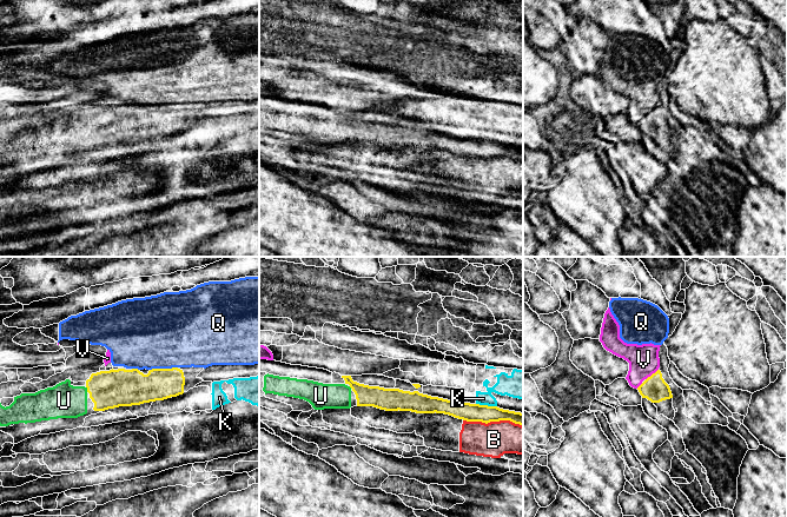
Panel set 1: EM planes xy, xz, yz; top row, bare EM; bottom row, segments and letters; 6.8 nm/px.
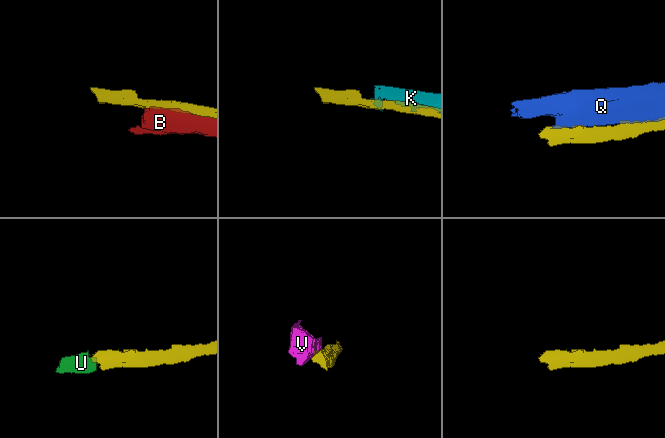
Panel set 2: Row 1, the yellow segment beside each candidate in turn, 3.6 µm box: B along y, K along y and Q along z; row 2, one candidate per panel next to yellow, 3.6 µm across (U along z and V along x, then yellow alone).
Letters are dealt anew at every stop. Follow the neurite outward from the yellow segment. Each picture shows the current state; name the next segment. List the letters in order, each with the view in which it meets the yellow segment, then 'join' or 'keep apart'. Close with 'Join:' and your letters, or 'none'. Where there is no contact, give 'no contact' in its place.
B: meets yellow in xz; keep apart
K: meets yellow in xz; keep apart
Q: meets yellow in xy; keep apart
U: meets yellow in xy; join
V: meets yellow in yz; keep apart
Join: U

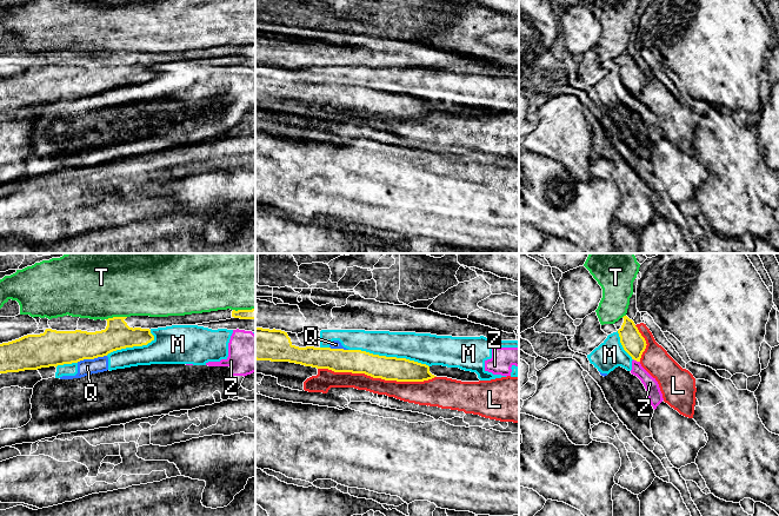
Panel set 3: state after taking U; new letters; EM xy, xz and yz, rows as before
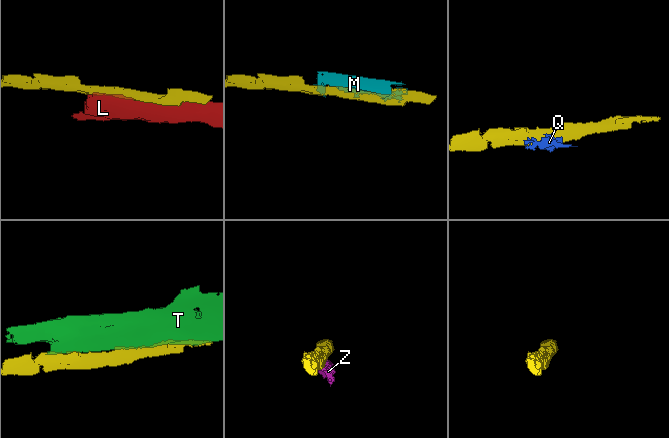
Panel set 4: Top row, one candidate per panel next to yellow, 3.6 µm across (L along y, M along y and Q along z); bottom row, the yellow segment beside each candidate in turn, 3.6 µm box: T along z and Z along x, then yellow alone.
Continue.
L: meets yellow in xz; keep apart
M: meets yellow in xz; keep apart
Q: meets yellow in xy; keep apart
T: meets yellow in xy; keep apart
Z: meets yellow in yz; keep apart
Join: none

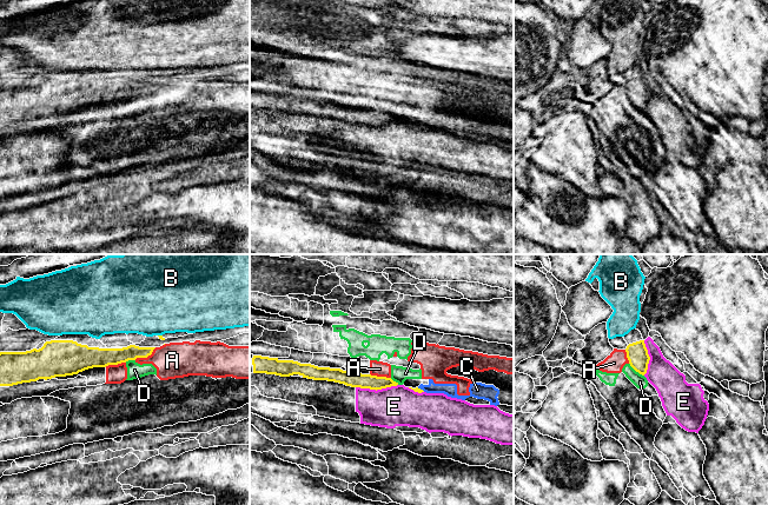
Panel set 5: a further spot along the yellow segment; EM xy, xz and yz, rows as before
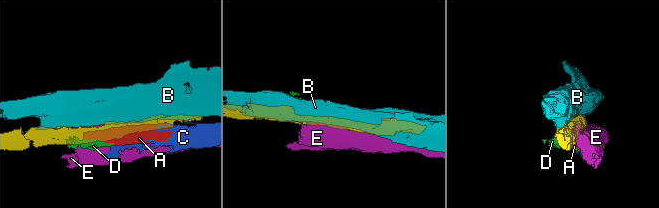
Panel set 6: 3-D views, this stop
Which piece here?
A: meets yellow in xy; keep apart
B: meets yellow in xy; keep apart
C: meets yellow in xz; keep apart
D: meets yellow in yz; keep apart
E: meets yellow in xz; keep apart
Join: none

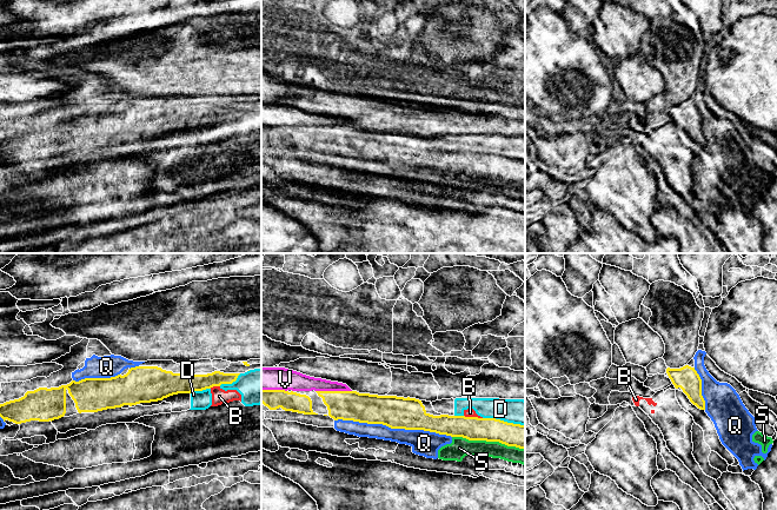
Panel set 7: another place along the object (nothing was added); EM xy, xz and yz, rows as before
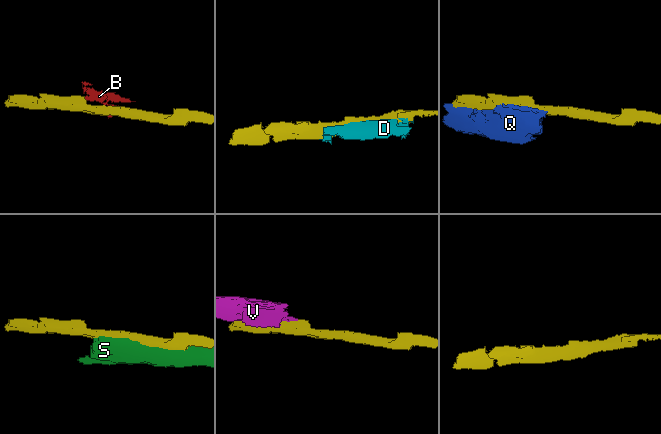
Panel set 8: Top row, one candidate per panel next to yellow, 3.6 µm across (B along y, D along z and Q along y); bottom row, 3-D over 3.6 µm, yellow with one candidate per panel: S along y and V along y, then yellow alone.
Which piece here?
B: meets yellow in xz; keep apart
D: meets yellow in xz; keep apart
Q: meets yellow in xz; keep apart
S: meets yellow in xz; keep apart
V: meets yellow in xz; keep apart
Join: none

